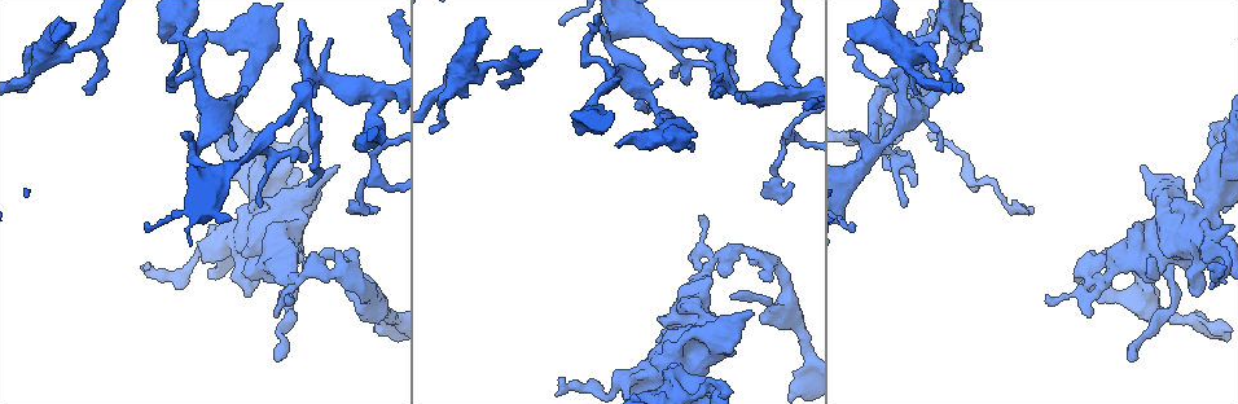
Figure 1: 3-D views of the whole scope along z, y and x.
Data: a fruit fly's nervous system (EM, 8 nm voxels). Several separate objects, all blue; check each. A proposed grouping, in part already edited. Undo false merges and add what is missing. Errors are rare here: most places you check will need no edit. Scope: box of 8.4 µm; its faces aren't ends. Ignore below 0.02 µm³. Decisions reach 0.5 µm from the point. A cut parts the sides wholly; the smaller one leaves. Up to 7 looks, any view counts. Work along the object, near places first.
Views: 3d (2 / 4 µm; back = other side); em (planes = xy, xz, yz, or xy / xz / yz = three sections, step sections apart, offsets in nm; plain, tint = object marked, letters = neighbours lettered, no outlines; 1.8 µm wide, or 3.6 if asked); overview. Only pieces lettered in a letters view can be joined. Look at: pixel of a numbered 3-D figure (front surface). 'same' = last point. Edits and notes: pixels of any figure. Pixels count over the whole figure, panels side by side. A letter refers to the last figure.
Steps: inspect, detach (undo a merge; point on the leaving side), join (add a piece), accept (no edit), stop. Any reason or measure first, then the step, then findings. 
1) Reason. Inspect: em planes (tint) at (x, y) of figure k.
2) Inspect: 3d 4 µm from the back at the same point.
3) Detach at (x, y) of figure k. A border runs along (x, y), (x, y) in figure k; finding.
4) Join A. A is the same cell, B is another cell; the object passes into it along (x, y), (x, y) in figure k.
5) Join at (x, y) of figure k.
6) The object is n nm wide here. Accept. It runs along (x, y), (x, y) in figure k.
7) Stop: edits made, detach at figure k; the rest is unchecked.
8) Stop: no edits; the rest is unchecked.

Arms run side by side. Inspect: em 3.6 µm planes (tint) at (1179, 243) of figure 1.

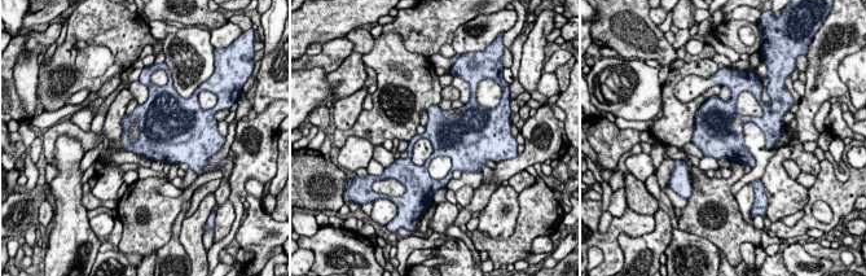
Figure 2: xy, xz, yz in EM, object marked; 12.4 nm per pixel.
What lies round it. Inspect: em 3.6 µm planes (letters) at the same point.

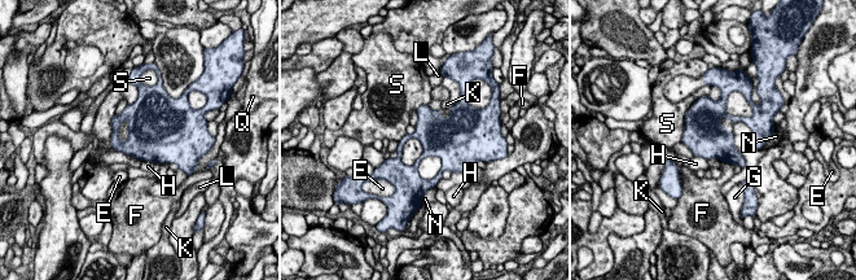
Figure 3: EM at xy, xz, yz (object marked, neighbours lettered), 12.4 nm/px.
The object is 460 nm wide here. Accept. E, F, G, H, K, L, N, Q and S are other cells; a border runs along (115, 114), (110, 140), (114, 151) in figure 3; one neuron here.

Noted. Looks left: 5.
Three arms meet. Inspect: em planes (tint) at (790, 93) of figure 1.

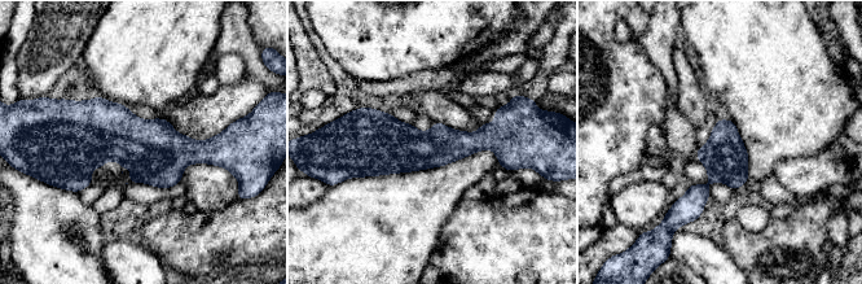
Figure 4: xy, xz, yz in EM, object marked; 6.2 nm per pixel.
What lies round it. Inspect: em planes (letters) at the same point.

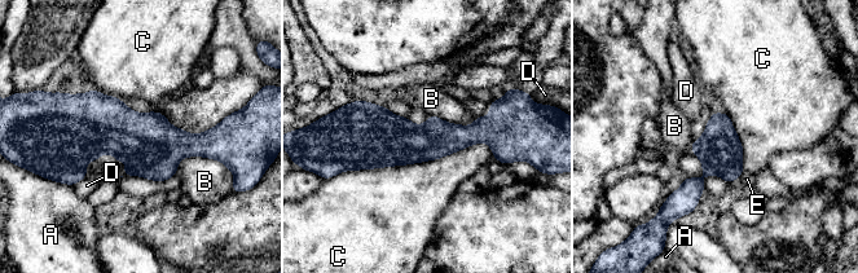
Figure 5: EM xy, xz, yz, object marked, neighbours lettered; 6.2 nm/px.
Accept. A, B, C, D and E are other cells; it runs along (350, 132), (493, 136), (505, 145) in figure 5; one neuron here.

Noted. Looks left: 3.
Sharp bend. Inspect: em xy step 4 (tint) at (671, 41) of figure 1.

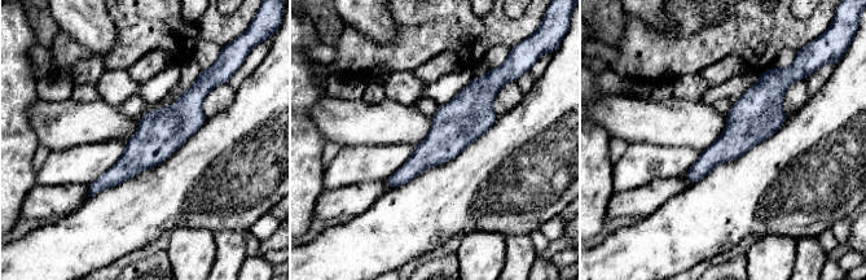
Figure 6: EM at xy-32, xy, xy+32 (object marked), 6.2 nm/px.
Cut it another way. Inspect: em planes (letters) at the same point.

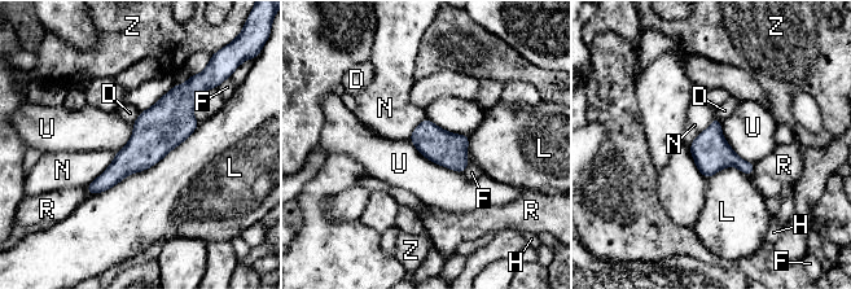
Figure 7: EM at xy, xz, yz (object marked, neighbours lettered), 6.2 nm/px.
The longest contact is with L, 800 nm. Accept. D, F, H, L, N, R, U and Z are other cells; it runs along (187, 87), (172, 114), (91, 191) in figure 7; one neuron here.

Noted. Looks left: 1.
Stop: no edits; the rest is unchecked.

